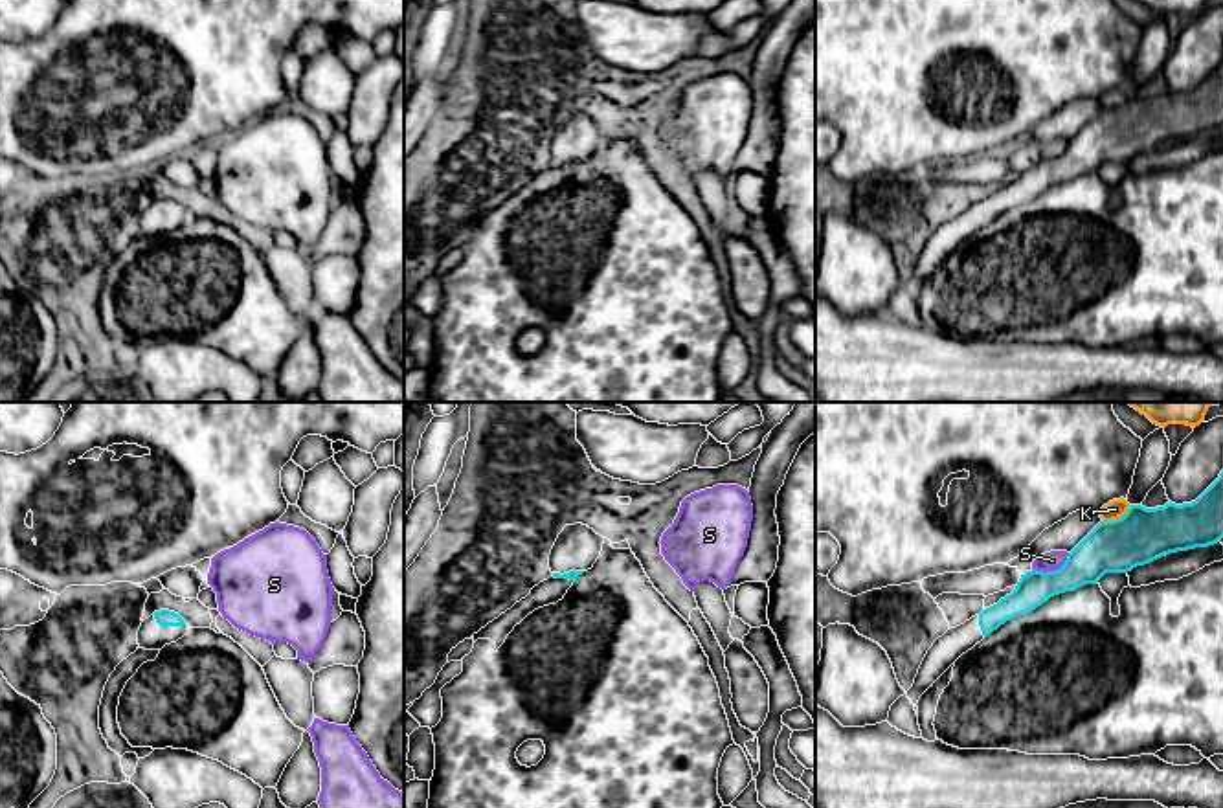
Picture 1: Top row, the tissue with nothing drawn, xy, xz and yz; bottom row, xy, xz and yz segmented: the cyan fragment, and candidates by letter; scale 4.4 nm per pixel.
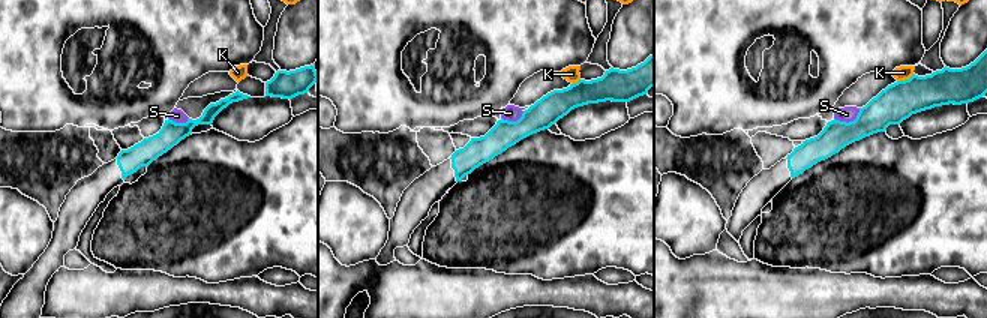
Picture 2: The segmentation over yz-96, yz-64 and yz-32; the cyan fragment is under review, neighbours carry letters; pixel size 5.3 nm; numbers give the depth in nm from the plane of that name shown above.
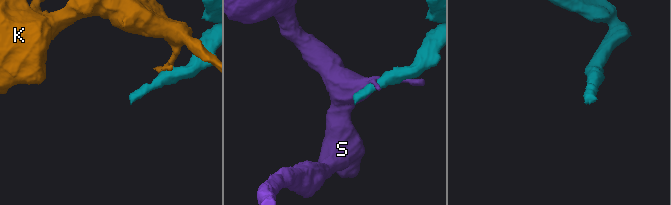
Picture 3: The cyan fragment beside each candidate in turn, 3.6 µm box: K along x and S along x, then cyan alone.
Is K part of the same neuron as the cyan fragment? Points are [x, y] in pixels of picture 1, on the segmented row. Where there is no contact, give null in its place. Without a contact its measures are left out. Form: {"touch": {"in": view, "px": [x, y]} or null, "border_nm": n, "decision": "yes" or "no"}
{"touch": {"in": "yz", "px": [1119, 518]}, "border_nm": 150, "decision": "no"}

